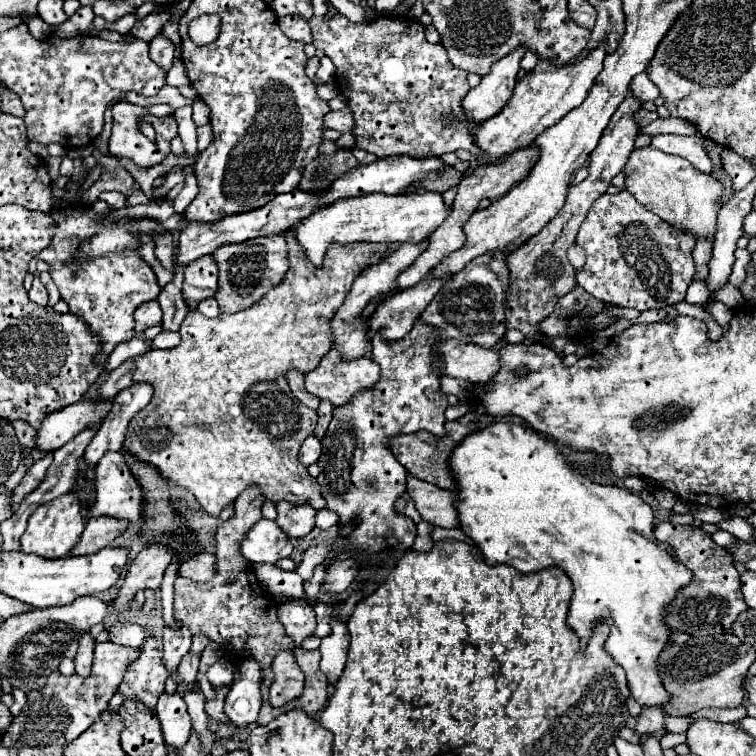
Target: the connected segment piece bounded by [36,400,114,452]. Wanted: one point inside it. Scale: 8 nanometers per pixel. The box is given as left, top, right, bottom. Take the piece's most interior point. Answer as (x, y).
(57, 428)

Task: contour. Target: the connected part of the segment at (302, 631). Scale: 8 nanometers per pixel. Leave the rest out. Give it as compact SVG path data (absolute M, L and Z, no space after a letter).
M304 598L280 604L278 606L278 618L284 624L286 634L292 638L292 642L296 646L300 646L304 638L314 634L316 616L314 616L312 606Z

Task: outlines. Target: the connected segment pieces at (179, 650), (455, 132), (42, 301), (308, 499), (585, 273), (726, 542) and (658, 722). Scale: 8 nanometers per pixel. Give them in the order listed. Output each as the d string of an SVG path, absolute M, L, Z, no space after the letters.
M164 628L162 640L164 640L164 652L162 652L164 658L162 658L162 664L166 666L168 674L172 674L178 668L180 660L184 658L184 654L188 654L190 644L192 644L192 634L186 632L184 628L180 632Z
M337 14L330 22L323 17L312 17L312 38L314 46L322 50L336 66L336 84L342 96L348 102L350 112L354 114L352 136L356 138L356 148L376 154L378 158L390 156L410 156L410 158L426 158L426 156L442 156L456 150L468 150L474 160L482 164L490 164L488 154L478 148L474 140L474 132L480 128L478 124L466 118L466 110L462 108L462 100L468 94L470 86L466 82L468 72L458 70L446 54L446 48L438 44L430 44L424 36L424 26L412 16L396 16L382 14L376 20L354 24L348 18Z
M34 278L34 284L32 284L28 296L30 296L32 302L36 302L36 304L40 304L40 306L46 306L46 304L48 304L48 290L46 290L46 286L40 282L40 278Z
M286 230L284 238L290 248L290 268L282 282L272 286L256 304L234 314L220 314L218 318L206 318L198 310L192 310L182 322L182 342L176 348L148 350L136 358L134 380L150 382L154 396L150 404L130 420L124 446L136 454L138 460L160 468L166 480L188 488L214 518L250 486L258 486L268 502L286 500L290 504L308 504L316 510L326 506L316 478L312 478L298 460L300 446L304 438L314 432L318 416L292 394L286 374L290 370L308 374L318 366L320 358L330 350L326 328L330 328L334 308L342 304L342 296L350 290L354 276L366 266L378 264L390 250L390 244L374 242L330 244L324 264L314 268L294 232Z
M622 190L614 196L602 194L592 204L592 208L576 236L576 244L586 254L586 264L576 274L576 282L588 294L592 294L594 298L608 302L608 304L636 308L640 312L650 310L650 308L658 310L666 304L682 302L686 296L686 288L694 276L692 248L694 248L696 240L688 234L682 234L680 230L674 230L674 226L666 224L662 218L658 218L656 214L646 210L642 204L636 202L636 198L628 190Z
M718 530L716 534L712 534L712 540L718 544L718 546L722 546L722 548L732 548L734 546L734 536L730 534L730 532L724 532L724 530Z
M642 708L642 714L638 718L638 726L636 726L636 732L638 734L644 734L646 730L650 732L662 732L666 730L664 728L664 712L660 708Z

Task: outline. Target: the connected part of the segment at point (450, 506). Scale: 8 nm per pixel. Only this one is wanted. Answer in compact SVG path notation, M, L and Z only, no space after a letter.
M408 476L406 484L408 484L406 492L412 496L418 512L422 514L422 518L426 522L442 526L442 528L458 528L460 526L458 508L456 508L458 492L438 488L434 484L422 482L414 476Z

